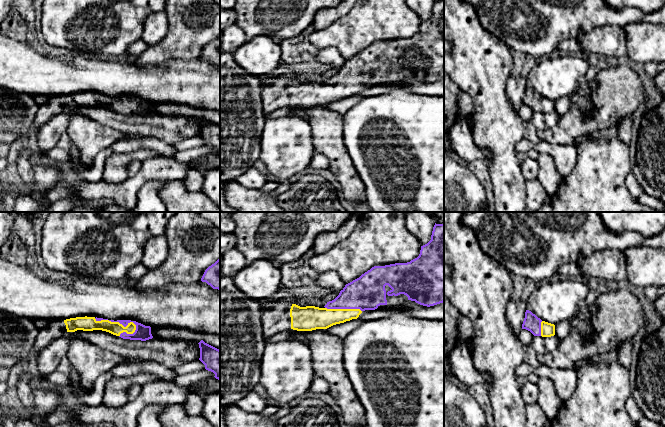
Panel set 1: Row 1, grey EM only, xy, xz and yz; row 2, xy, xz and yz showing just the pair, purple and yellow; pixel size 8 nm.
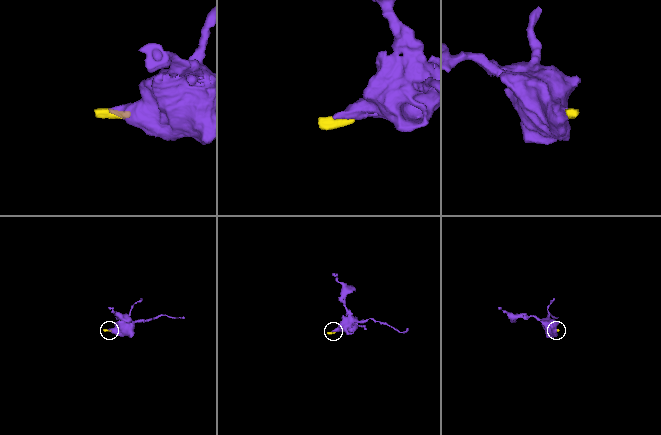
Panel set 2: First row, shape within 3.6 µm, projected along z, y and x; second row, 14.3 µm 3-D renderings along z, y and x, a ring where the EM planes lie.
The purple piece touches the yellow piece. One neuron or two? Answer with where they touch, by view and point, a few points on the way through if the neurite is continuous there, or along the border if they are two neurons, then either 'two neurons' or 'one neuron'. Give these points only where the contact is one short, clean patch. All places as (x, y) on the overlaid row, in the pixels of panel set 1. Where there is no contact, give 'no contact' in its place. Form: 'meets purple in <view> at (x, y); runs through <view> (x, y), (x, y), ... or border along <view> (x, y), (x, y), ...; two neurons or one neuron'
meets purple in xy at (117, 321); one neuron

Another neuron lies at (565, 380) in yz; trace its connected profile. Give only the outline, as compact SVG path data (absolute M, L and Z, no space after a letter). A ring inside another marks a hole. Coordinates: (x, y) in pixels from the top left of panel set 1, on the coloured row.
M539 365L534 368L533 372L540 377L549 378L553 382L562 402L566 402L572 396L577 386L577 371L573 369L560 369L555 366Z

